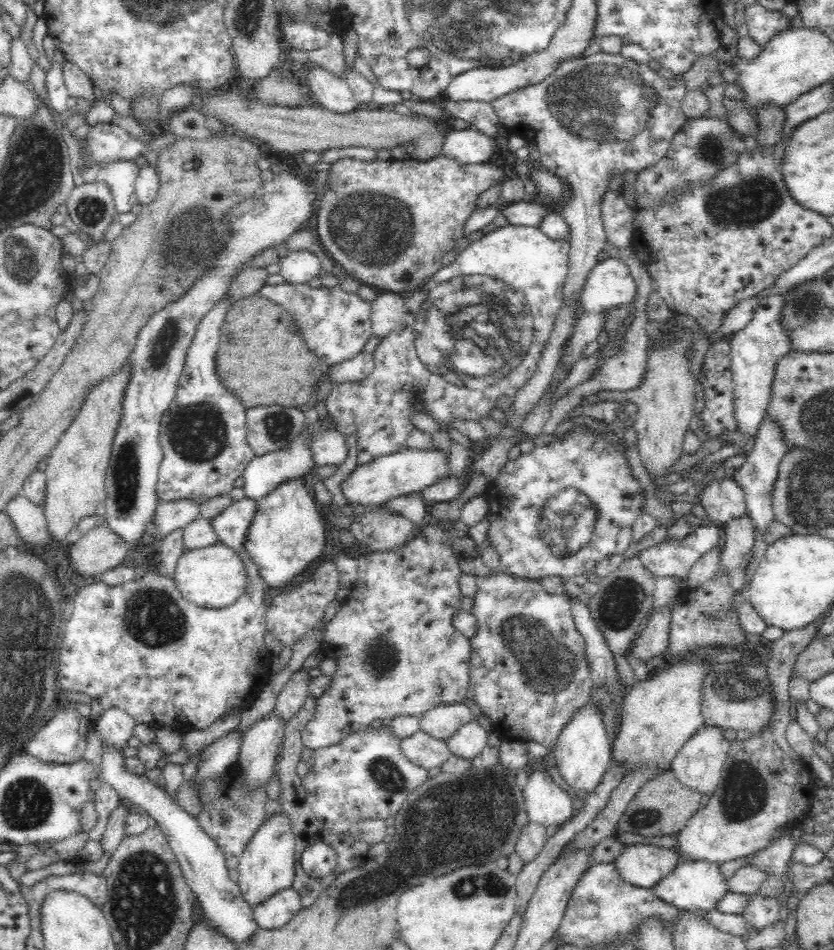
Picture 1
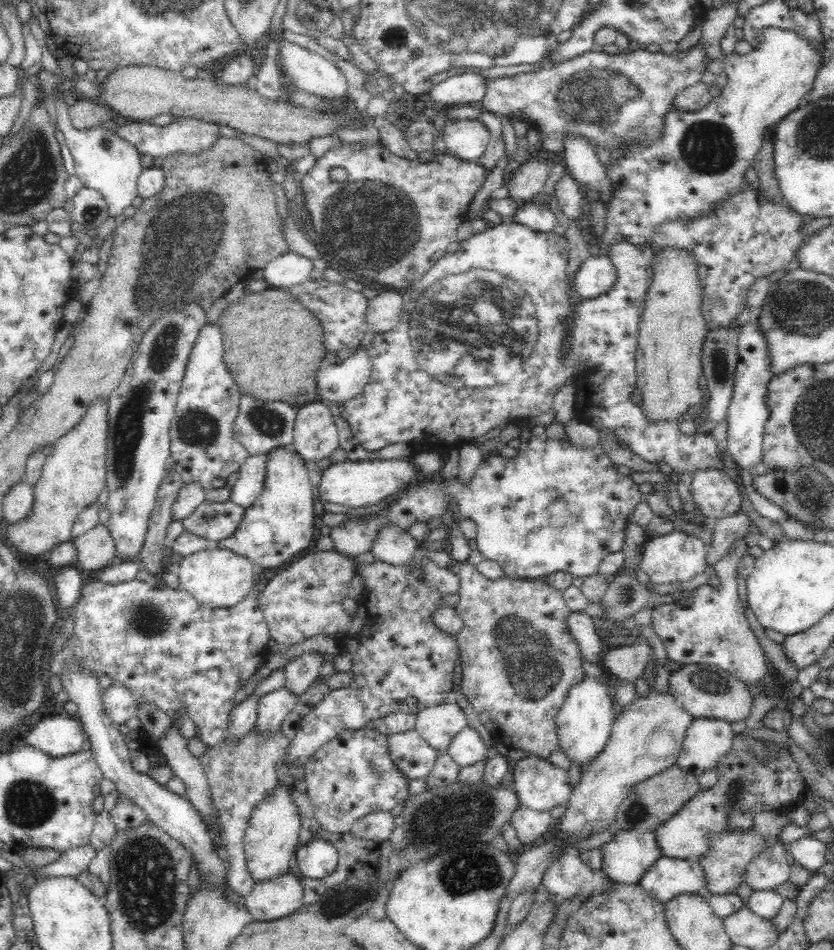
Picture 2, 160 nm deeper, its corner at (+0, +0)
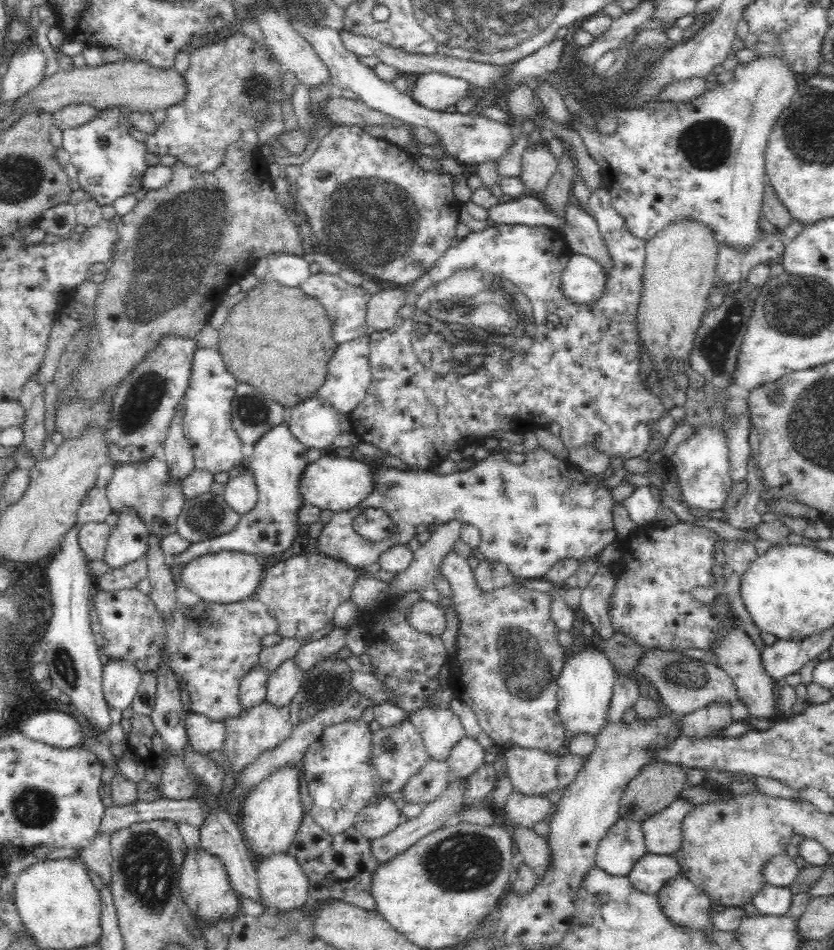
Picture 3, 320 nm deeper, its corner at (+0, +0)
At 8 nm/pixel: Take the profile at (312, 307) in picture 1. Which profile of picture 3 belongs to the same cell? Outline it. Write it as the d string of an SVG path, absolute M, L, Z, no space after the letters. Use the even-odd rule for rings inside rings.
M322 270L312 273L300 287L306 294L322 302L322 307L324 307L332 321L334 340L338 344L367 334L369 327L367 324L367 305L371 294L366 292L365 288L344 281L339 274L330 274Z

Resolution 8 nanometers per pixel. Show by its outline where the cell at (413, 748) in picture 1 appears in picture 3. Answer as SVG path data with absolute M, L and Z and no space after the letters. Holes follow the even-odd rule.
M409 718L394 724L394 726L382 726L372 732L370 738L370 767L374 769L381 788L376 796L368 800L368 804L374 804L385 799L390 794L399 792L405 786L408 778L414 776L423 764L426 764L428 753L424 748L422 737Z

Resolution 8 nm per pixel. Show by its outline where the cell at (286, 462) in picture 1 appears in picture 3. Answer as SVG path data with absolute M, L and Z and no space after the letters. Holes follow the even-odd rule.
M244 470L235 478L229 478L225 484L223 497L227 506L240 516L254 510L258 503L259 492L252 472Z

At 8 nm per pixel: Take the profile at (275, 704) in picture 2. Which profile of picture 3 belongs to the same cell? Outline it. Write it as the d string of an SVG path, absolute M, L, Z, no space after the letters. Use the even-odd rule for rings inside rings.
M294 658L284 660L269 674L265 698L274 706L290 704L304 678L305 671L296 664Z

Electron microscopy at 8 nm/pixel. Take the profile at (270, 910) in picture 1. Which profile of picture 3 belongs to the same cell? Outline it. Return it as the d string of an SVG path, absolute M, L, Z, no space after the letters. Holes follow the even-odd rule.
M290 853L262 856L255 867L261 899L269 908L287 911L301 908L309 900L309 878Z

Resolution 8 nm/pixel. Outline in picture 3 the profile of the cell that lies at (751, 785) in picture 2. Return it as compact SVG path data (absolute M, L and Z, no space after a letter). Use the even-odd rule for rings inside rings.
M678 797L664 810L660 810L642 820L642 836L646 852L652 854L671 855L682 844L680 822L692 810L692 804L683 797Z

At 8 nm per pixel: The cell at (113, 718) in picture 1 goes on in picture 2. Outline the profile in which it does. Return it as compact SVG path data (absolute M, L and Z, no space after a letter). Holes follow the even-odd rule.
M112 682L103 691L102 702L106 714L116 725L124 724L128 718L134 717L138 708L130 689L119 682Z

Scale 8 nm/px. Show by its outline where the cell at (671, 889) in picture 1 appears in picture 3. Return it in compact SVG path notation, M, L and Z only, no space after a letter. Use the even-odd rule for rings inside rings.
M644 853L626 876L638 890L646 894L658 894L670 878L681 872L678 861L671 855Z

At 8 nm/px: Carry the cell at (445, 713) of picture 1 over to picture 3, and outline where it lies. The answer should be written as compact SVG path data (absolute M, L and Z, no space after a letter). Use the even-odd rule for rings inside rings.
M422 707L409 713L417 727L428 758L446 761L450 751L465 737L460 718L450 709Z

